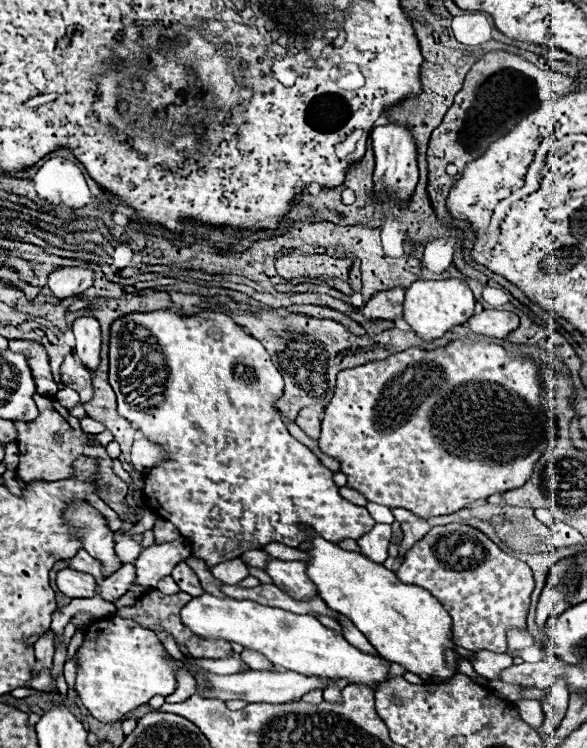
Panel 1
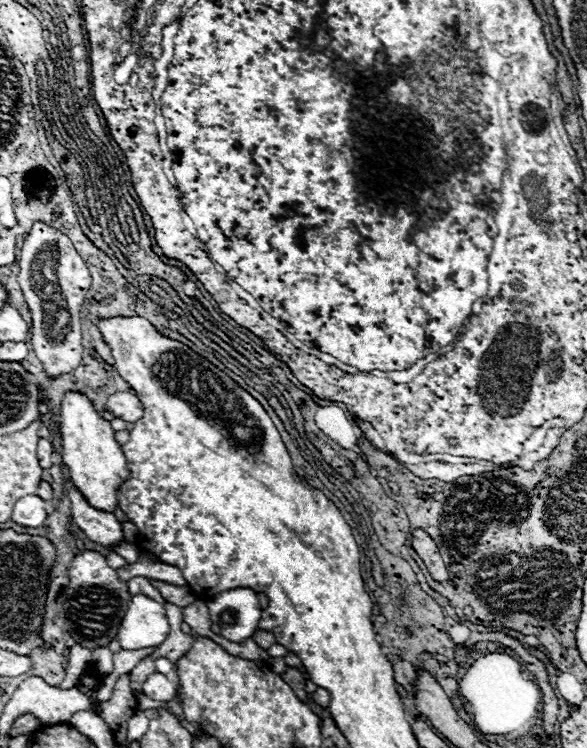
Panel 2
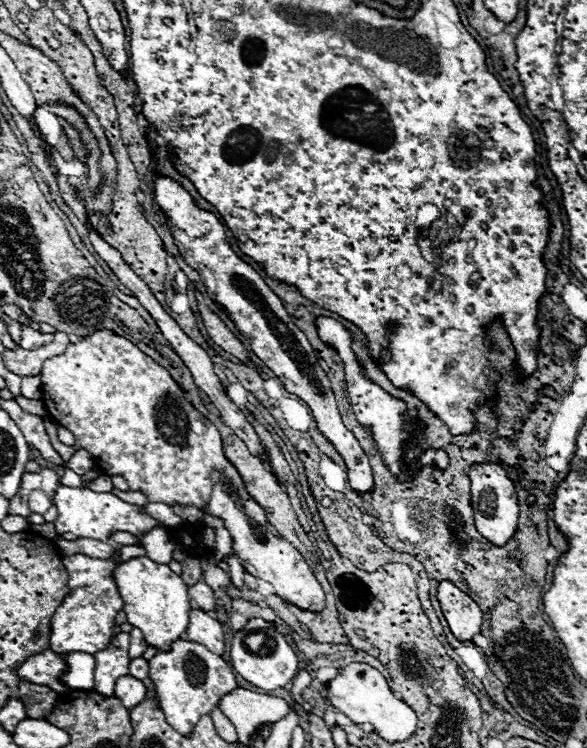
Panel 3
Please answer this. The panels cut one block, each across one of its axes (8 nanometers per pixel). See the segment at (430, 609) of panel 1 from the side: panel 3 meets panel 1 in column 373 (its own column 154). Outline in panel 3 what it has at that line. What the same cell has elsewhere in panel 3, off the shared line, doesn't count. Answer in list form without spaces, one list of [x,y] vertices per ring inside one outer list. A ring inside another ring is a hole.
[[[148,556],[130,558],[114,568],[114,580],[118,584],[120,598],[124,600],[124,612],[132,626],[138,626],[144,640],[160,650],[170,650],[168,644],[178,640],[188,626],[188,586],[166,564],[156,564]]]

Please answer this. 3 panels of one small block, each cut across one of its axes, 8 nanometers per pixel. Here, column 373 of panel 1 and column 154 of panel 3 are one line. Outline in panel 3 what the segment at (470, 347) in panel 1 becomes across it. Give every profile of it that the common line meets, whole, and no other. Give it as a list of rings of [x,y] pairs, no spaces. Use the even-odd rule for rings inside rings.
[[[98,330],[78,344],[70,344],[64,354],[52,356],[42,366],[42,402],[48,414],[68,428],[76,444],[94,456],[94,462],[108,476],[120,474],[132,490],[142,490],[150,502],[192,504],[214,516],[220,516],[232,534],[232,548],[238,558],[254,566],[254,576],[270,582],[274,592],[306,612],[322,612],[326,596],[302,554],[292,548],[266,520],[266,512],[246,492],[238,470],[228,462],[222,450],[220,432],[186,398],[184,390],[172,380],[166,368],[160,368],[136,344],[114,334]]]

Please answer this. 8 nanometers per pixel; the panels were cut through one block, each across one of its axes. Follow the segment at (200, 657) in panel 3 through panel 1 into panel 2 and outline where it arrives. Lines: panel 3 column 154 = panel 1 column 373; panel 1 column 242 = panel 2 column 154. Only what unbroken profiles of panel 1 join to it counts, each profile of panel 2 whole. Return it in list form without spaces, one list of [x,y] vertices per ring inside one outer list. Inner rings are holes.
[[[132,596],[126,616],[118,630],[118,642],[124,650],[142,650],[158,646],[170,634],[170,624],[162,604],[148,596]]]

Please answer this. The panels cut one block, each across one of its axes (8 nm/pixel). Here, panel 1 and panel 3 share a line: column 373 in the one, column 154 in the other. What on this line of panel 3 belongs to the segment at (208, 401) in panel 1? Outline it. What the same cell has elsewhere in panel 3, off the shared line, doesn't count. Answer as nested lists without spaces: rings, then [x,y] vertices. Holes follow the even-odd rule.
[[[60,486],[56,490],[54,502],[58,508],[58,518],[54,520],[54,524],[60,534],[72,532],[80,538],[94,538],[94,540],[102,540],[102,542],[112,542],[110,536],[114,532],[130,532],[138,540],[142,540],[142,536],[146,532],[150,532],[152,528],[166,528],[162,522],[158,522],[152,516],[148,516],[146,512],[142,512],[142,506],[128,504],[128,502],[120,500],[118,496],[114,496],[112,492],[92,492],[82,486],[78,486],[78,488]]]

